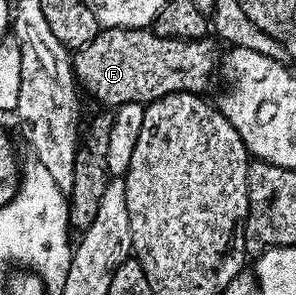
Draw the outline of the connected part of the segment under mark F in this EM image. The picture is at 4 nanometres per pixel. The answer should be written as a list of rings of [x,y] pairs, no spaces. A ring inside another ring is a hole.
[[[106,29],[89,45],[71,54],[74,81],[104,107],[119,107],[139,101],[157,101],[171,93],[199,93],[212,85],[216,64],[221,64],[222,49],[211,36],[197,41],[166,39],[147,29]]]

